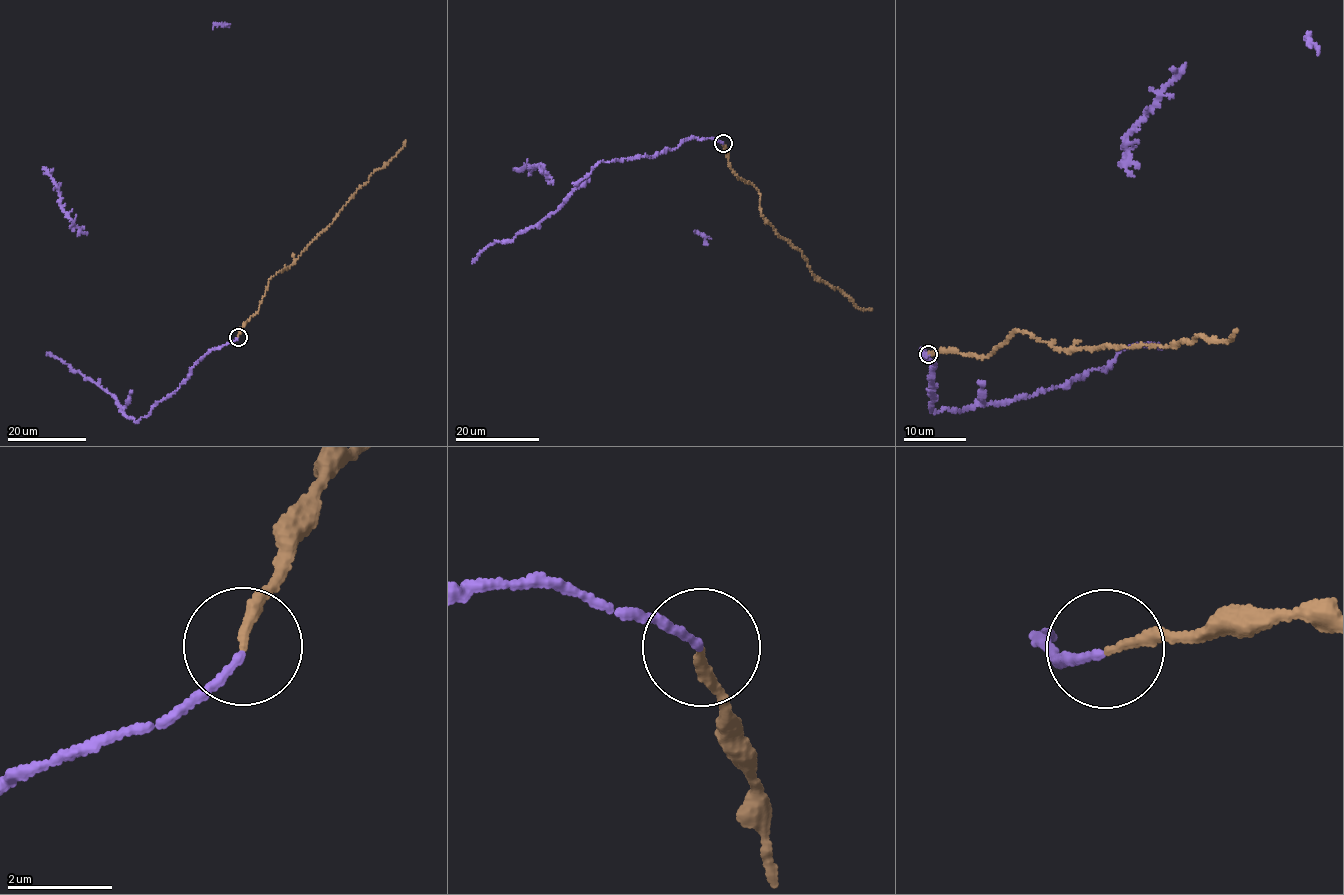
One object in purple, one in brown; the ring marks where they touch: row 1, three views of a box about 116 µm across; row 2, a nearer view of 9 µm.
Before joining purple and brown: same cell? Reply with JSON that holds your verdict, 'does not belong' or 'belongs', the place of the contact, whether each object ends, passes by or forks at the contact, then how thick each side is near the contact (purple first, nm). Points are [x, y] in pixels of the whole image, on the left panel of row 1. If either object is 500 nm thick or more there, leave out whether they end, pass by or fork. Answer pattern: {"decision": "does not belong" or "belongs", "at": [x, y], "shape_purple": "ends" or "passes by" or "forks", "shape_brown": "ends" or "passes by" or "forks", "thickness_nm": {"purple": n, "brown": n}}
{"decision": "belongs", "at": [238, 337], "shape_purple": "ends", "shape_brown": "ends", "thickness_nm": {"purple": 120, "brown": 160}}

